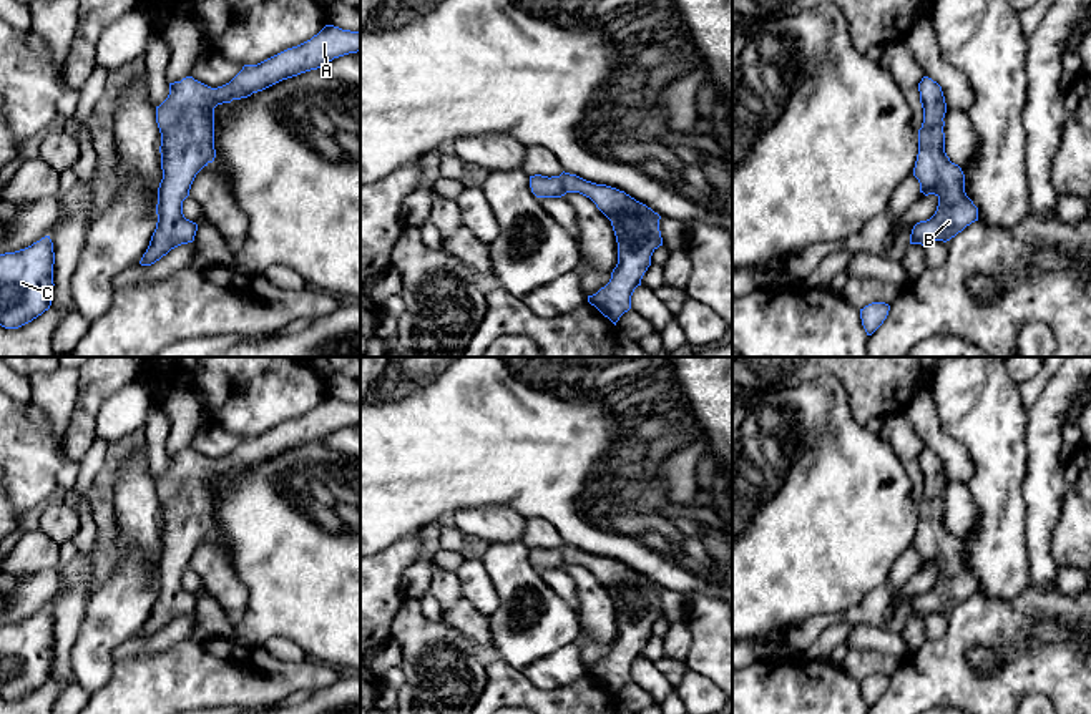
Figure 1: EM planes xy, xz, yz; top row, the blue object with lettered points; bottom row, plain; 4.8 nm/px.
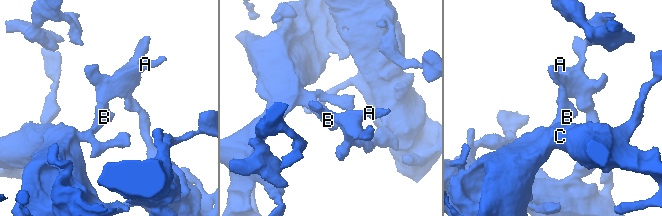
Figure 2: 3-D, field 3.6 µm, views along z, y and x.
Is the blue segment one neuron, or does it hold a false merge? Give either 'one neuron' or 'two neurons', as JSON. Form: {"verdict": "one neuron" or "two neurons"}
{"verdict": "two neurons"}

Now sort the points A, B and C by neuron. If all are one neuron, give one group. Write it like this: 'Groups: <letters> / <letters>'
Groups: A / B C

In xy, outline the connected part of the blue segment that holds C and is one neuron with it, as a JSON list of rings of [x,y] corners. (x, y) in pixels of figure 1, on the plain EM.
[[[50,608],[0,626],[0,697],[18,701],[51,677],[55,624]]]

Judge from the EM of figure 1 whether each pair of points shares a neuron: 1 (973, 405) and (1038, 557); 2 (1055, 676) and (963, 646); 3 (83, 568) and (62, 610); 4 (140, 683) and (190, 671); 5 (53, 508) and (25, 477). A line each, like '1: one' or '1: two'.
1: two
2: one
3: one
4: one
5: two

